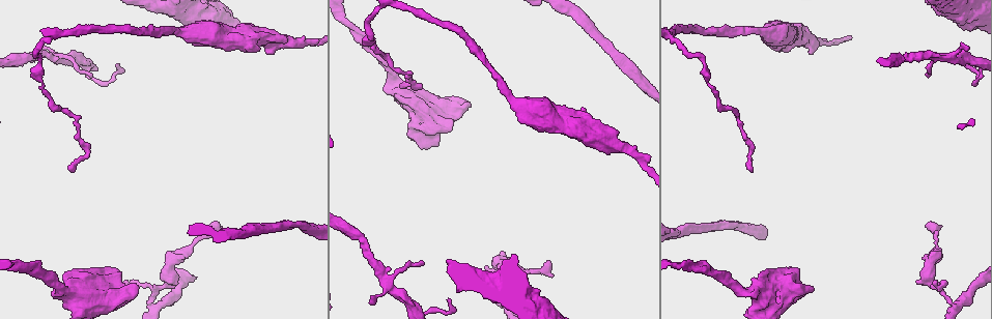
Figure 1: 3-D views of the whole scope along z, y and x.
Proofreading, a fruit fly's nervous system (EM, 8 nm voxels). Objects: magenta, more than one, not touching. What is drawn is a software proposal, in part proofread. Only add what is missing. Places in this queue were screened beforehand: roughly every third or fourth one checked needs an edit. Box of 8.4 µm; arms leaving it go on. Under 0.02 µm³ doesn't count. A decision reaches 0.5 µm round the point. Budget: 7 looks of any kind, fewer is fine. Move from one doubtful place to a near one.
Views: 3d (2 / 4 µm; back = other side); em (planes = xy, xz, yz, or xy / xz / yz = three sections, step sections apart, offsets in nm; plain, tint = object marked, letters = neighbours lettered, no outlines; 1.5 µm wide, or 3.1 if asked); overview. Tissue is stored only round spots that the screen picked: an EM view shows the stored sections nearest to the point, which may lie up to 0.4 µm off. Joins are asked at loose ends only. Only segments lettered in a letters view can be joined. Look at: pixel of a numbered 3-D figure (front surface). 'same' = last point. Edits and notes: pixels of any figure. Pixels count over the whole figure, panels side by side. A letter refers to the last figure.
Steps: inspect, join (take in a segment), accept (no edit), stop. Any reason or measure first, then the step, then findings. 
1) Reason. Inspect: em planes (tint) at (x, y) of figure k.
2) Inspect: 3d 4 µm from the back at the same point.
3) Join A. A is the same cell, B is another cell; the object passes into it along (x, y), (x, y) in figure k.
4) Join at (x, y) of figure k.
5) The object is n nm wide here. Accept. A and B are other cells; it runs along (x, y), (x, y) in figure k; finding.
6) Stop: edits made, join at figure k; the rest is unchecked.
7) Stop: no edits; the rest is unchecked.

Tapers out. Inspect: 3d 4 µm from the back at (92, 76) of figure 1.

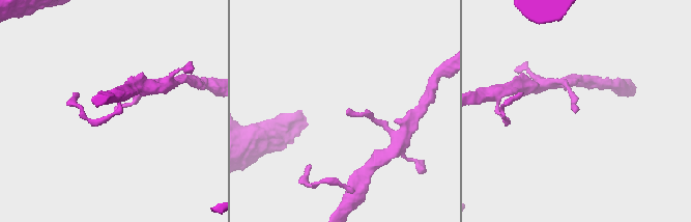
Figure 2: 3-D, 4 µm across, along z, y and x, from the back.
Now the EM. Inspect: em xy step 4 (letters) at (349, 111) of figure 2.

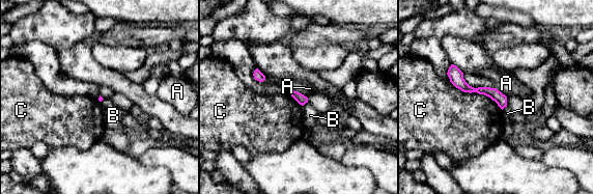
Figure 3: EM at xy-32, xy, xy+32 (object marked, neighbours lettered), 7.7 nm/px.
Another direction. Inspect: em planes (letters) at the same point.

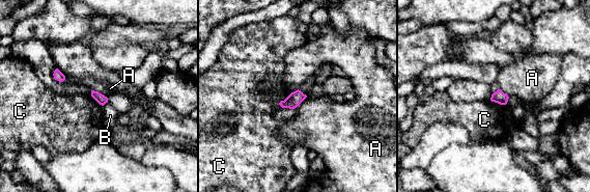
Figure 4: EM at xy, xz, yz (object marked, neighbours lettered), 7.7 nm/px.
The object is 80 nm wide here. Accept. A, B and C are other cells; a border runs along (306, 97), (296, 108) in figure 4; no lettered segment goes on from it.

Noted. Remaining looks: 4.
Branch stops here. Inspect: 3d 4 µm at (123, 281) of figure 1.

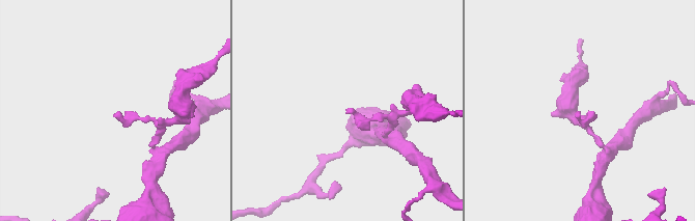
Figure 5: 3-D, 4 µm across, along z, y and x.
Need the tissue. Inspect: em xz step 4 (letters) at (346, 113) of figure 5.

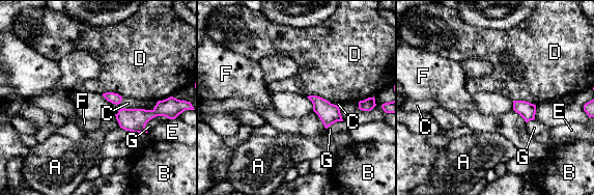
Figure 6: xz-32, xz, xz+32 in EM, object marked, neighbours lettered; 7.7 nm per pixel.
Inspect: em planes (letters) at the same point.

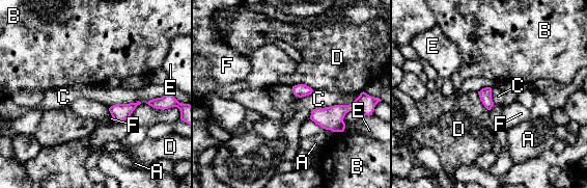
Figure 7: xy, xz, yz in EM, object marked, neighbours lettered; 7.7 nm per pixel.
The object is 100 nm wide here. Accept. A, B, C, D, E and F are other cells; a border runs along (360, 94), (348, 104), (310, 110) in figure 7; no lettered segment goes on from it.

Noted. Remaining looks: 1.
Stop: no edits; the rest is unchecked.

